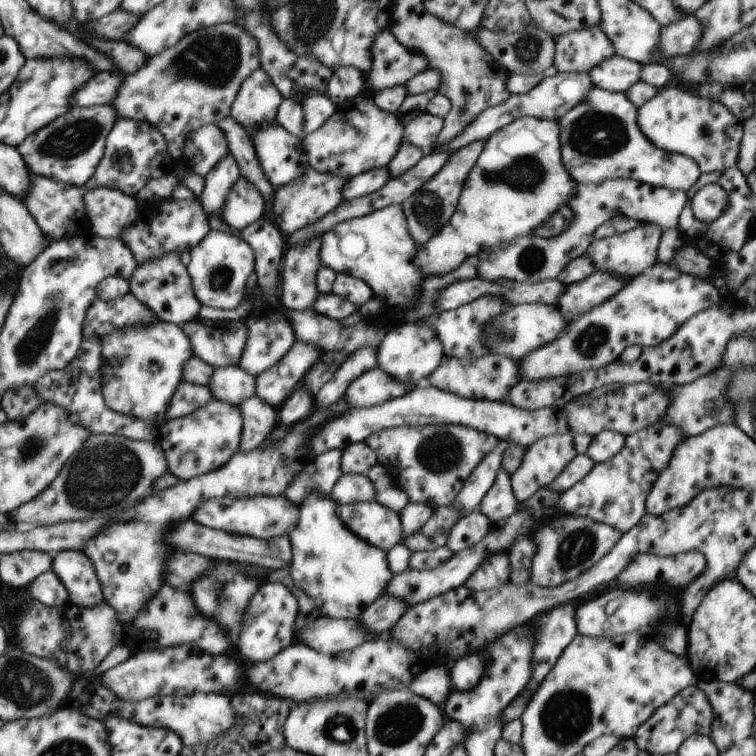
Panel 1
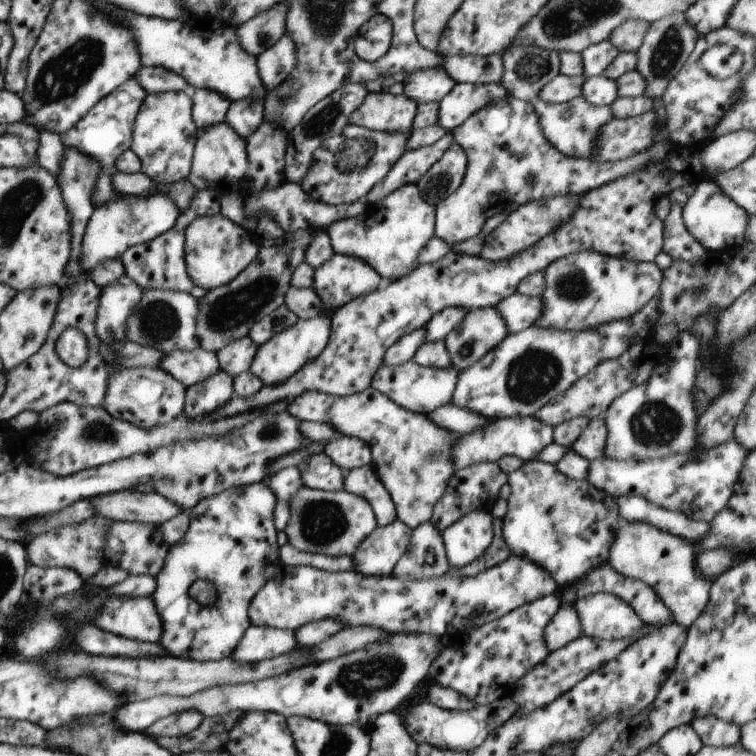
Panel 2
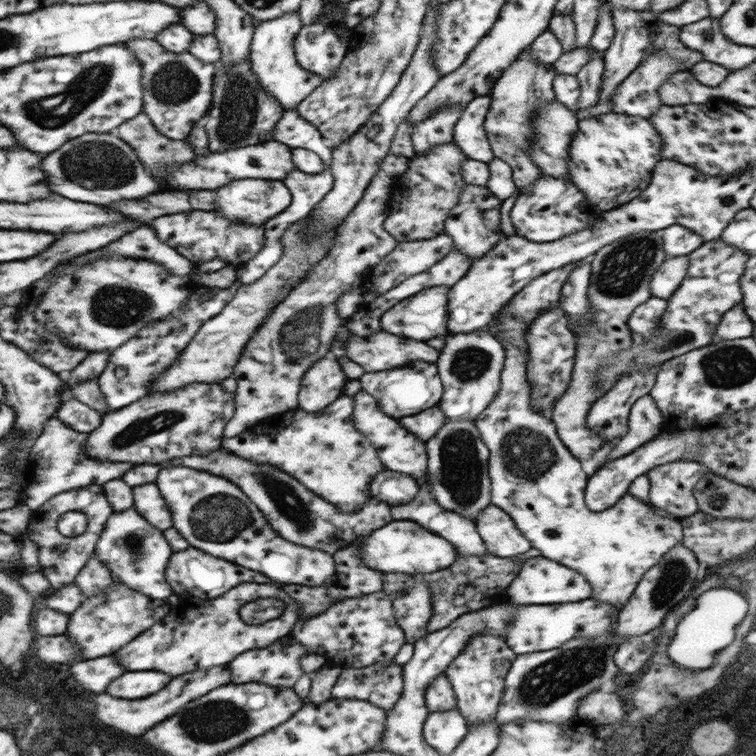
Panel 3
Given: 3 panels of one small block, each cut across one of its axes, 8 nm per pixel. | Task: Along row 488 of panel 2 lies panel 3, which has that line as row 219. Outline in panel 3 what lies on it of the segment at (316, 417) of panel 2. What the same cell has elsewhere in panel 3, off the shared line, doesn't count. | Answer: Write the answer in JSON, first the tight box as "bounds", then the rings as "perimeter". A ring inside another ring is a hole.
{"bounds":[384,140,467,242],"perimeter":[[[453,140],[433,146],[422,155],[415,155],[391,191],[391,211],[384,221],[385,231],[399,242],[428,240],[442,233],[445,230],[445,220],[467,185],[460,172],[460,163],[464,160],[467,157]]]}

